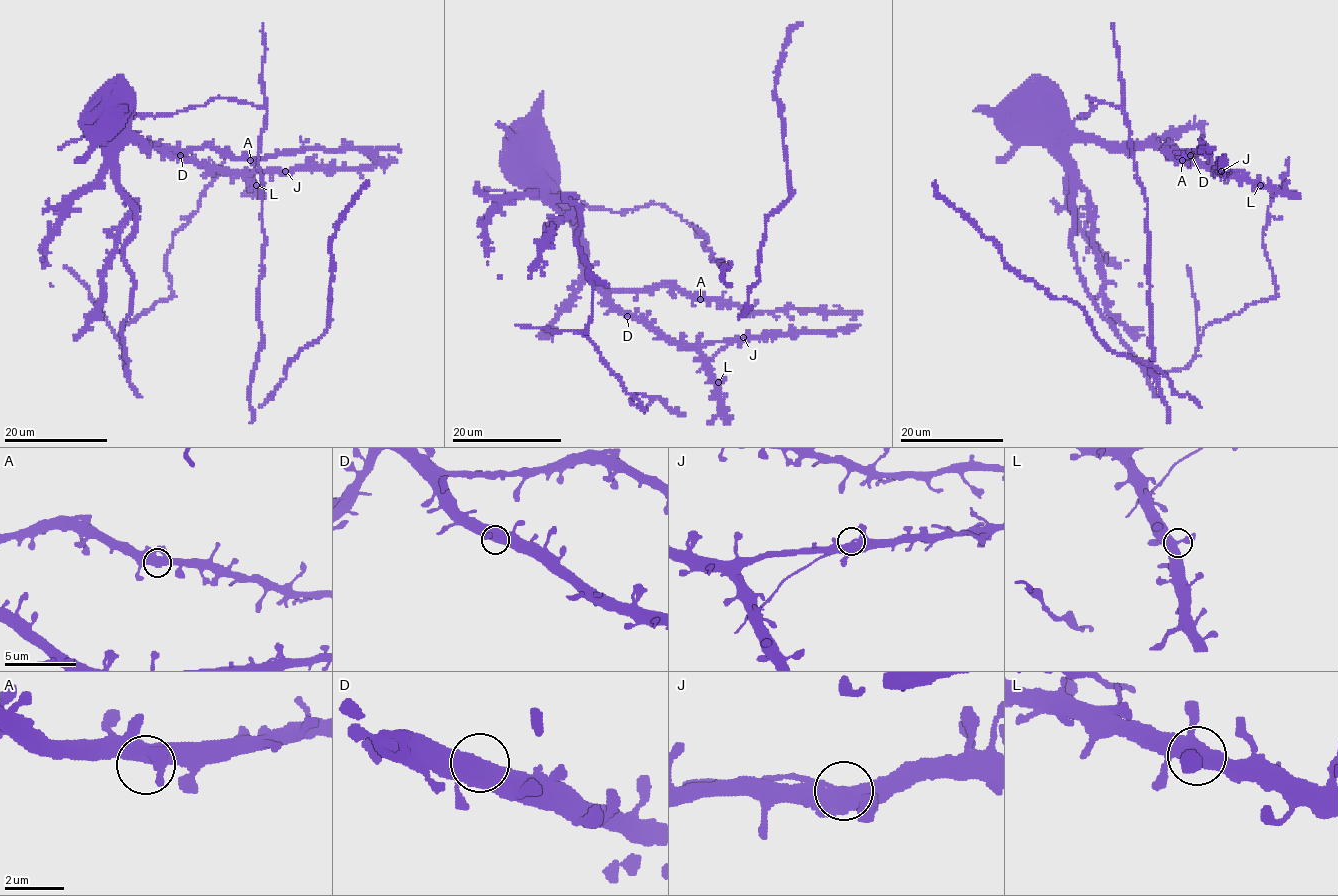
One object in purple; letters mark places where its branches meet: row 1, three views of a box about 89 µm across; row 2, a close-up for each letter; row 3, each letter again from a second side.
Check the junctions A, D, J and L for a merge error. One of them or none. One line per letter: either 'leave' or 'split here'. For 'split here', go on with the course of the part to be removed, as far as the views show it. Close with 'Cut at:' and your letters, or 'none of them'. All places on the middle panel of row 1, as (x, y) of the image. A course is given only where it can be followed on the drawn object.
A: leave
D: leave
J: split here; foreign part runs (743, 337), (722, 348), (698, 372)
L: leave
Cut at: J

